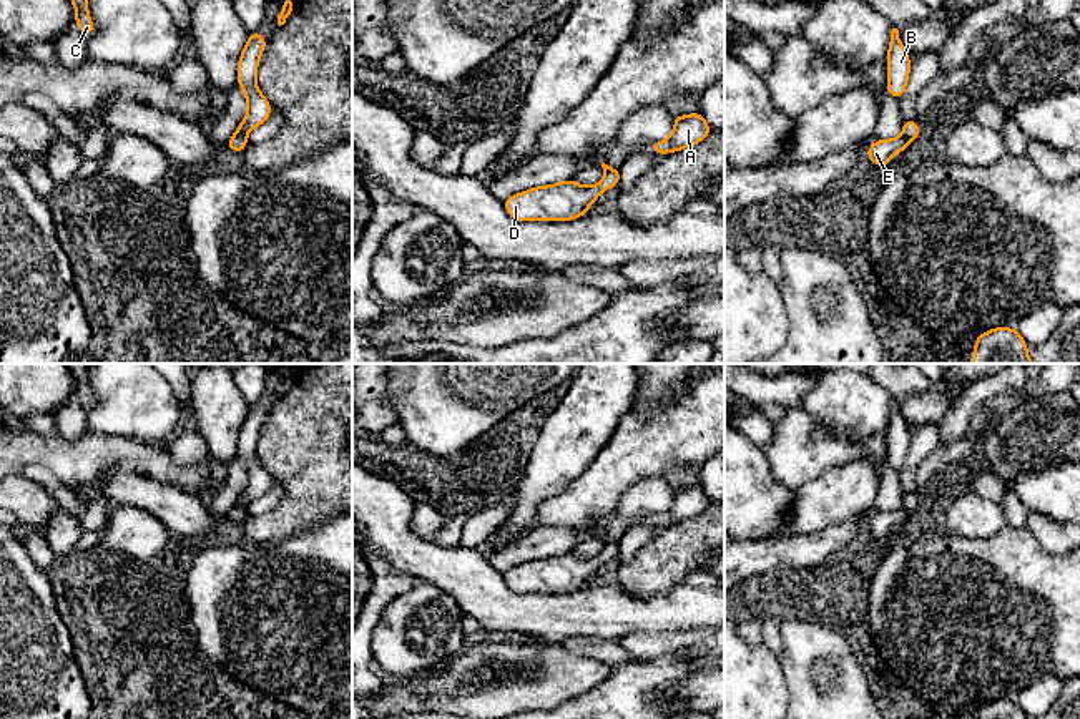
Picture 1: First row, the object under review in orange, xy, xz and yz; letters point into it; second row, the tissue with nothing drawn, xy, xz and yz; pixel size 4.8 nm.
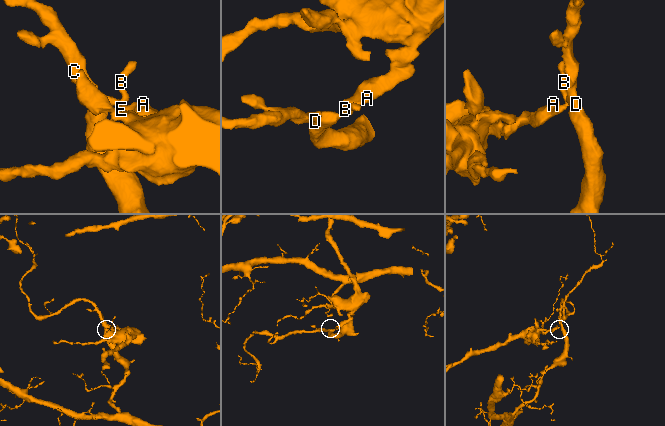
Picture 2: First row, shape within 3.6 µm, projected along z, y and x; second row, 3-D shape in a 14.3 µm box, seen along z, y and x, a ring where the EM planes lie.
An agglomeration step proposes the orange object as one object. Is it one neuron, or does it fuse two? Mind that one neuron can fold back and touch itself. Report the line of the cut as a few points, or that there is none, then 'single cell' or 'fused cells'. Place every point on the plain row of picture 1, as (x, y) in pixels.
xy (235, 505), (245, 510) | fused cells

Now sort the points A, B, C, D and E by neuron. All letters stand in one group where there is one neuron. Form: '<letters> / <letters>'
A E / B C D

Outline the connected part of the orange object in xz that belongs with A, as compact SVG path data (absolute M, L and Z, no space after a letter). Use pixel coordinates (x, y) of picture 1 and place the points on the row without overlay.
M701 483L686 487L686 488L673 488L675 500L670 510L663 513L656 513L650 518L650 521L656 526L666 526L681 523L686 518L695 518L703 513L713 501L704 493Z

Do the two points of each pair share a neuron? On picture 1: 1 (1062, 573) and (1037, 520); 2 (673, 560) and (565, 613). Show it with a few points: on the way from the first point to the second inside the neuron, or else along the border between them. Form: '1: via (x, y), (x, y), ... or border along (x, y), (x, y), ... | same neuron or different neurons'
1: border along (1026, 527), (1045, 550), (1062, 555) | different neurons
2: border along (620, 585), (637, 596), (652, 598), (658, 595) | different neurons

